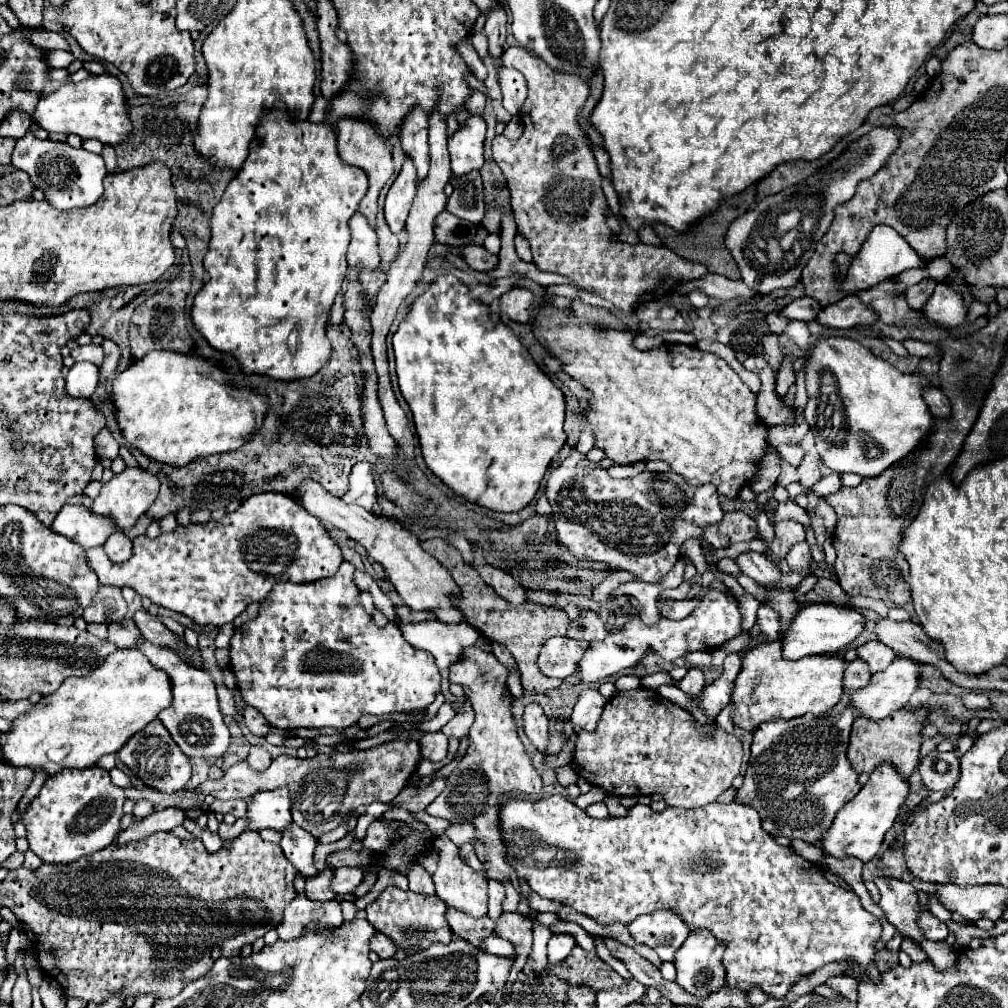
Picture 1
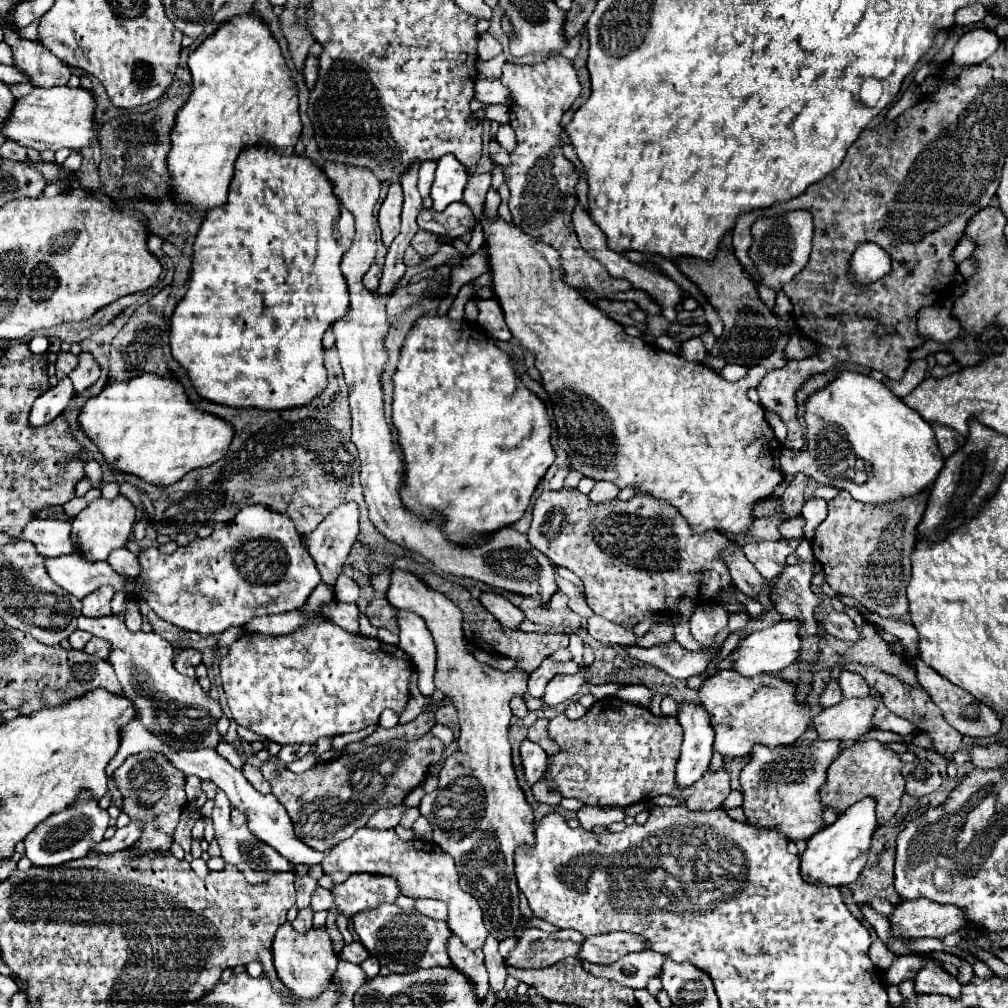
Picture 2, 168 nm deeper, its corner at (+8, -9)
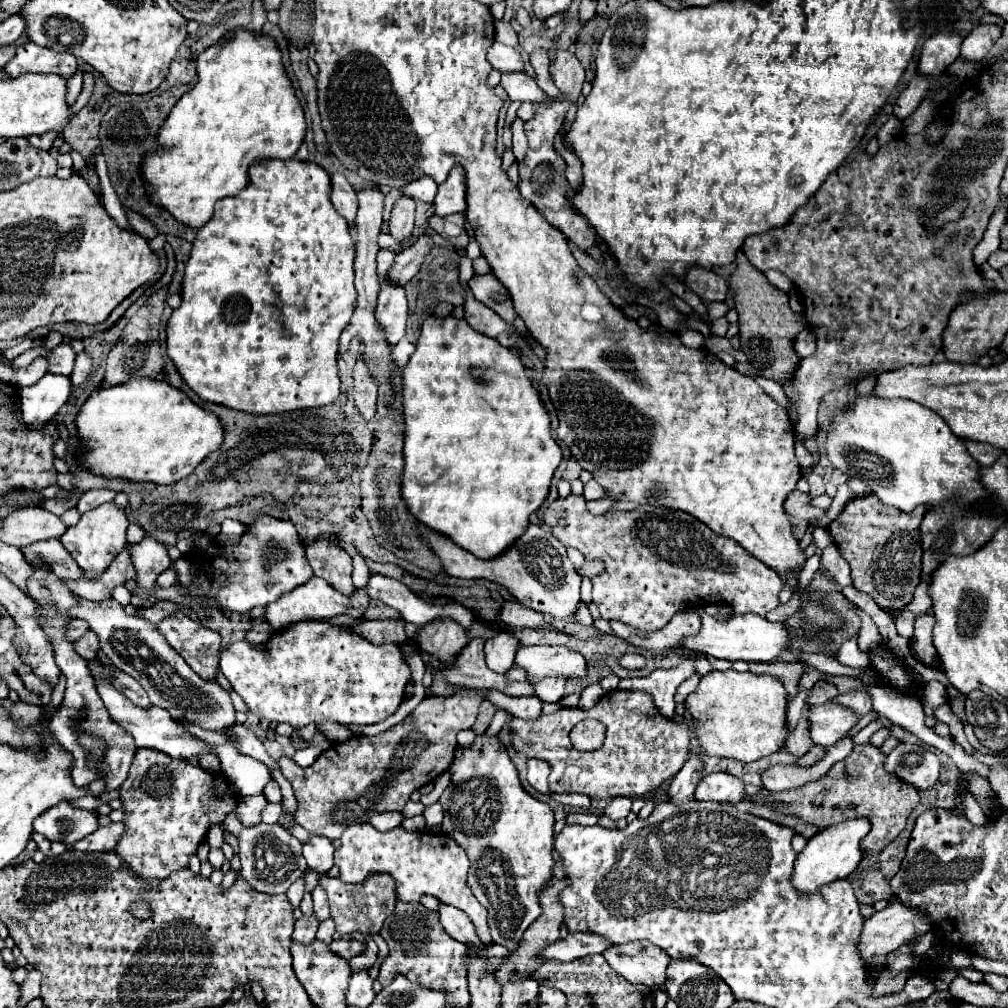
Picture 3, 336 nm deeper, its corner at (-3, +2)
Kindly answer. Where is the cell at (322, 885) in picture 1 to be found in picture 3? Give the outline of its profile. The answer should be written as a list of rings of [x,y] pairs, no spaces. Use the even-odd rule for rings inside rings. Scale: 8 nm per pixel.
[[[316,915],[310,917],[300,917],[296,921],[296,929],[294,929],[294,939],[298,939],[300,943],[310,943],[312,939],[316,939],[316,931],[318,931],[318,919]]]

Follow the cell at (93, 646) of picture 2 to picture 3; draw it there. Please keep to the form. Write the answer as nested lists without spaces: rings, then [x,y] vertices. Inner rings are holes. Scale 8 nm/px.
[[[88,631],[84,637],[80,637],[76,643],[74,643],[74,649],[80,657],[84,657],[86,661],[88,659],[96,659],[96,655],[100,653],[100,639],[96,633]]]

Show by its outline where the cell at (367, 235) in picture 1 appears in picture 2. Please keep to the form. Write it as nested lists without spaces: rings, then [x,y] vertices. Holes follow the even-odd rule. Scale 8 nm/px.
[[[341,206],[341,212],[339,212],[339,232],[341,232],[343,248],[349,248],[349,242],[353,240],[353,234],[355,234],[355,226],[353,226],[353,214],[345,206]]]

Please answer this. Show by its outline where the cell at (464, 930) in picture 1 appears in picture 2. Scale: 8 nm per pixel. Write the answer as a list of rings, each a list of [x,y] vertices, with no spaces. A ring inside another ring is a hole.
[[[451,936],[449,940],[449,956],[453,966],[465,974],[465,978],[473,984],[475,996],[479,1002],[485,1000],[489,992],[489,978],[487,978],[487,968],[483,964],[483,954],[481,950],[469,950],[457,936]]]

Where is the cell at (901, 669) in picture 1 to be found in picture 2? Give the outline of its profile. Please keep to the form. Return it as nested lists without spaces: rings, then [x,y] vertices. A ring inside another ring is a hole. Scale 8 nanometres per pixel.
[[[875,696],[859,700],[841,700],[837,706],[823,708],[823,712],[813,718],[813,728],[817,730],[819,740],[855,742],[859,736],[871,730],[875,706]]]

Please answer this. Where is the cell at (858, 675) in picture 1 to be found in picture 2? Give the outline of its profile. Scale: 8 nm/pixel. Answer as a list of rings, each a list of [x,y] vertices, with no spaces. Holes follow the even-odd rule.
[[[831,680],[831,682],[827,682],[827,686],[825,686],[823,694],[819,696],[817,704],[819,704],[821,708],[827,708],[827,706],[835,706],[835,704],[837,704],[837,702],[841,702],[841,700],[843,700],[843,694],[841,694],[839,682]]]

